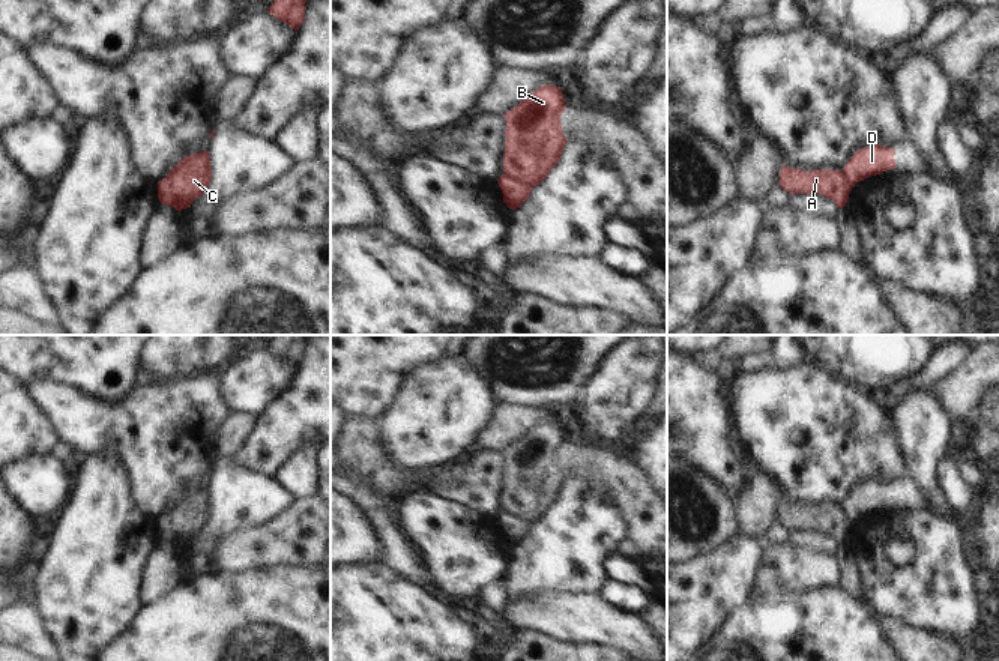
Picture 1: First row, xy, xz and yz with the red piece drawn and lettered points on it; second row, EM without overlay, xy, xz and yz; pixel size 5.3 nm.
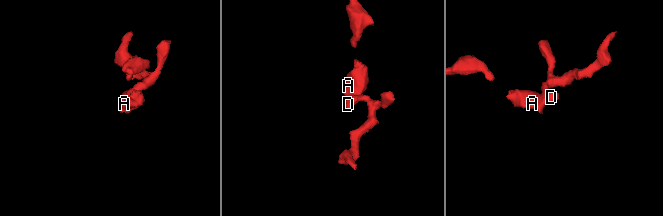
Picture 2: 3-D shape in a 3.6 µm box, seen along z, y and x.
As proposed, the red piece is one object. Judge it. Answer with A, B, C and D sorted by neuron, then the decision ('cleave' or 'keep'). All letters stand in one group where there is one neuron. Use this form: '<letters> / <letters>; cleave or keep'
A B C / D; cleave

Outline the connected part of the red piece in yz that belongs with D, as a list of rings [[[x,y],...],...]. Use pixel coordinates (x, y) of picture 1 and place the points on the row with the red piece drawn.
[[[871,144],[853,153],[852,159],[843,168],[846,180],[855,186],[858,182],[895,168],[895,150]]]

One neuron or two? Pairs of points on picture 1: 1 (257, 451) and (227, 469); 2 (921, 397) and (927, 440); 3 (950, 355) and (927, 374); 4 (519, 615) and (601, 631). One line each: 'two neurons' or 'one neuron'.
1: two neurons
2: one neuron
3: one neuron
4: one neuron

